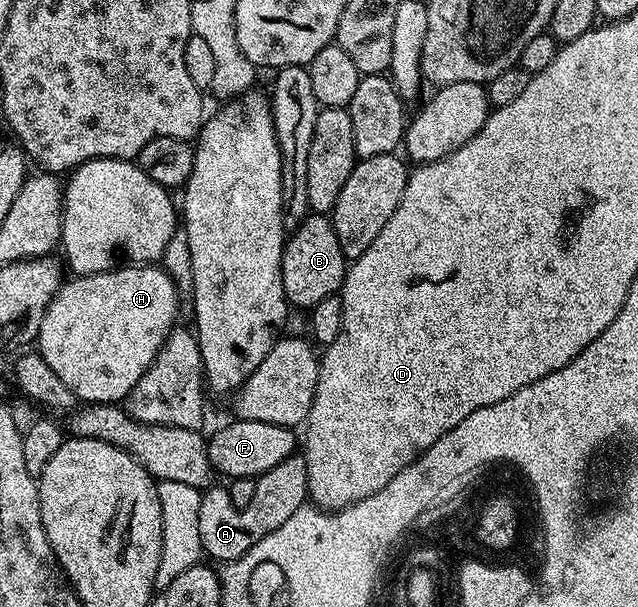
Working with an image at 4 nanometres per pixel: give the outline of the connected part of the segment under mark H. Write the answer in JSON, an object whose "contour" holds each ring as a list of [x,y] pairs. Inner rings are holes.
{"contour":[[[121,265],[97,275],[72,277],[61,286],[50,301],[46,317],[42,317],[38,336],[38,353],[62,377],[85,404],[119,404],[138,385],[146,369],[158,357],[160,346],[166,342],[172,328],[177,326],[176,314],[180,299],[176,282],[160,265]]]}

